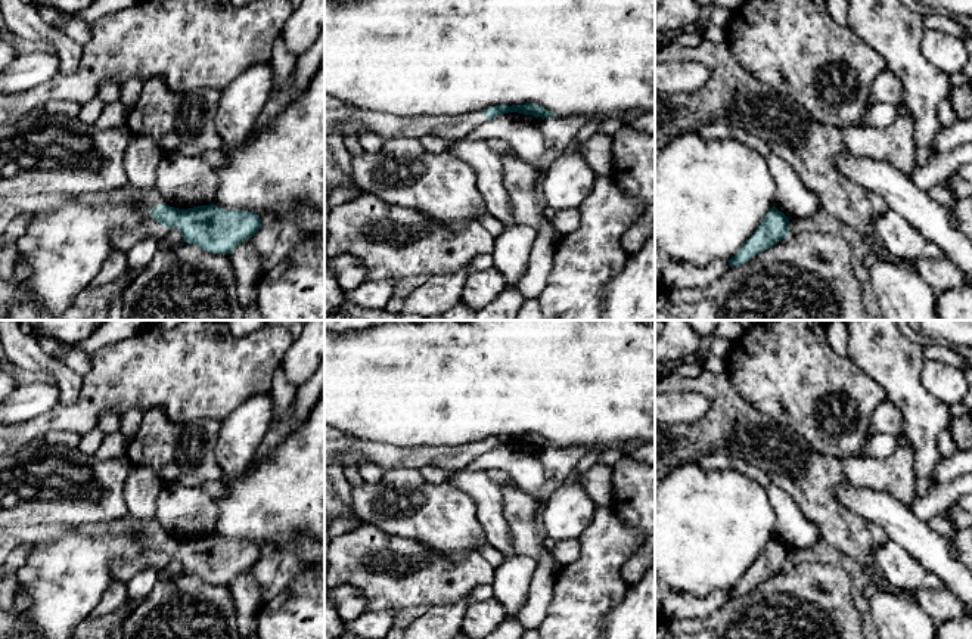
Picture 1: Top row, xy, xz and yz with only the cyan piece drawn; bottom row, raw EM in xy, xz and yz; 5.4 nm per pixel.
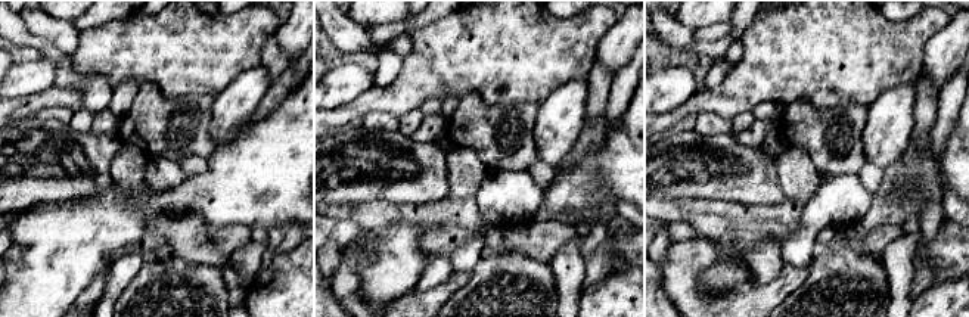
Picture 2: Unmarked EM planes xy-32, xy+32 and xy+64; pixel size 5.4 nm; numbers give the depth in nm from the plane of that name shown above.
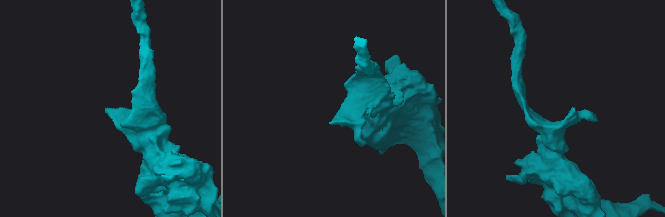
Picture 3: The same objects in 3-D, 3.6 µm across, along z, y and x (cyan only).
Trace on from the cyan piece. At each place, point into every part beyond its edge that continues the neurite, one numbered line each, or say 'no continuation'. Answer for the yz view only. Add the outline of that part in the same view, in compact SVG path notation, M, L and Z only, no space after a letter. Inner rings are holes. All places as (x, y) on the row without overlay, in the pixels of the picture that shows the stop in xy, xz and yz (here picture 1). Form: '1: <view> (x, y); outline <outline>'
no continuation

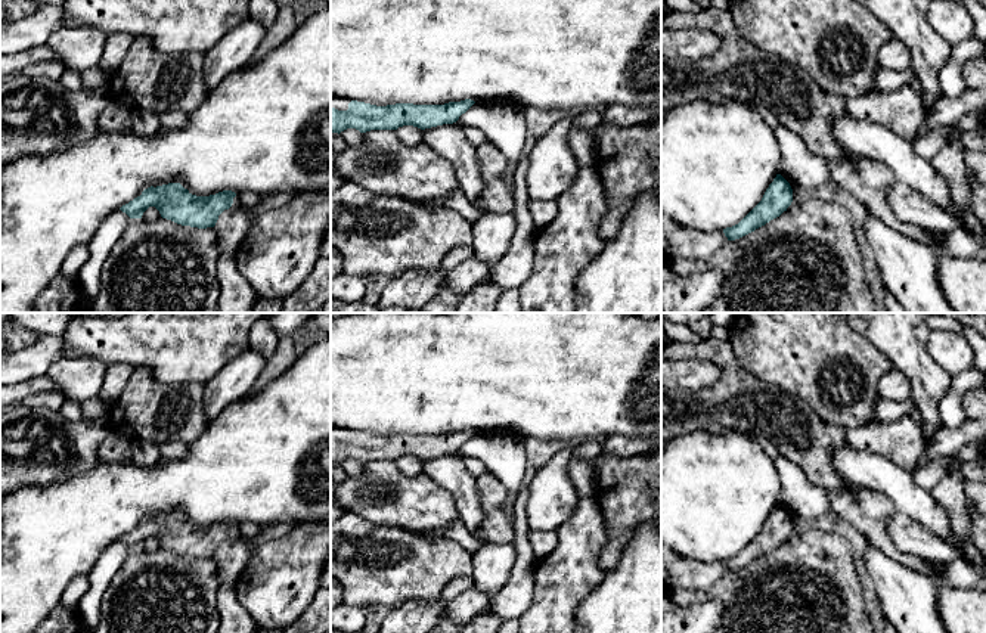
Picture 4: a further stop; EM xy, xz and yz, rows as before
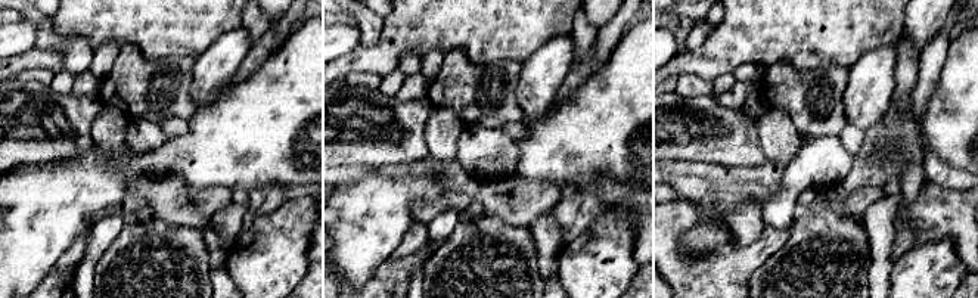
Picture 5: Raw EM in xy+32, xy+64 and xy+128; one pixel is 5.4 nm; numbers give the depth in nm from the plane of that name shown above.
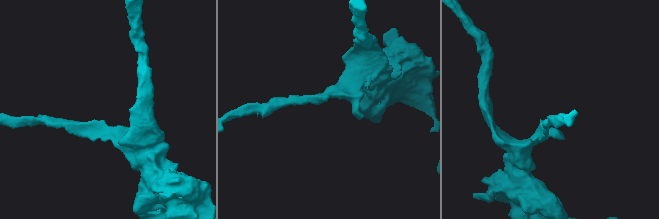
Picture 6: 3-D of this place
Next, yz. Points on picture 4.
no continuation

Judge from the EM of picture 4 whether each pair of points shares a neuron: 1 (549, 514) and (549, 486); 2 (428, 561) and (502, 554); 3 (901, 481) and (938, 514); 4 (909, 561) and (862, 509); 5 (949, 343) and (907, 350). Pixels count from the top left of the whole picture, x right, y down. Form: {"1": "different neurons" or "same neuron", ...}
{"1": "same neuron", "2": "different neurons", "3": "same neuron", "4": "same neuron", "5": "different neurons"}

